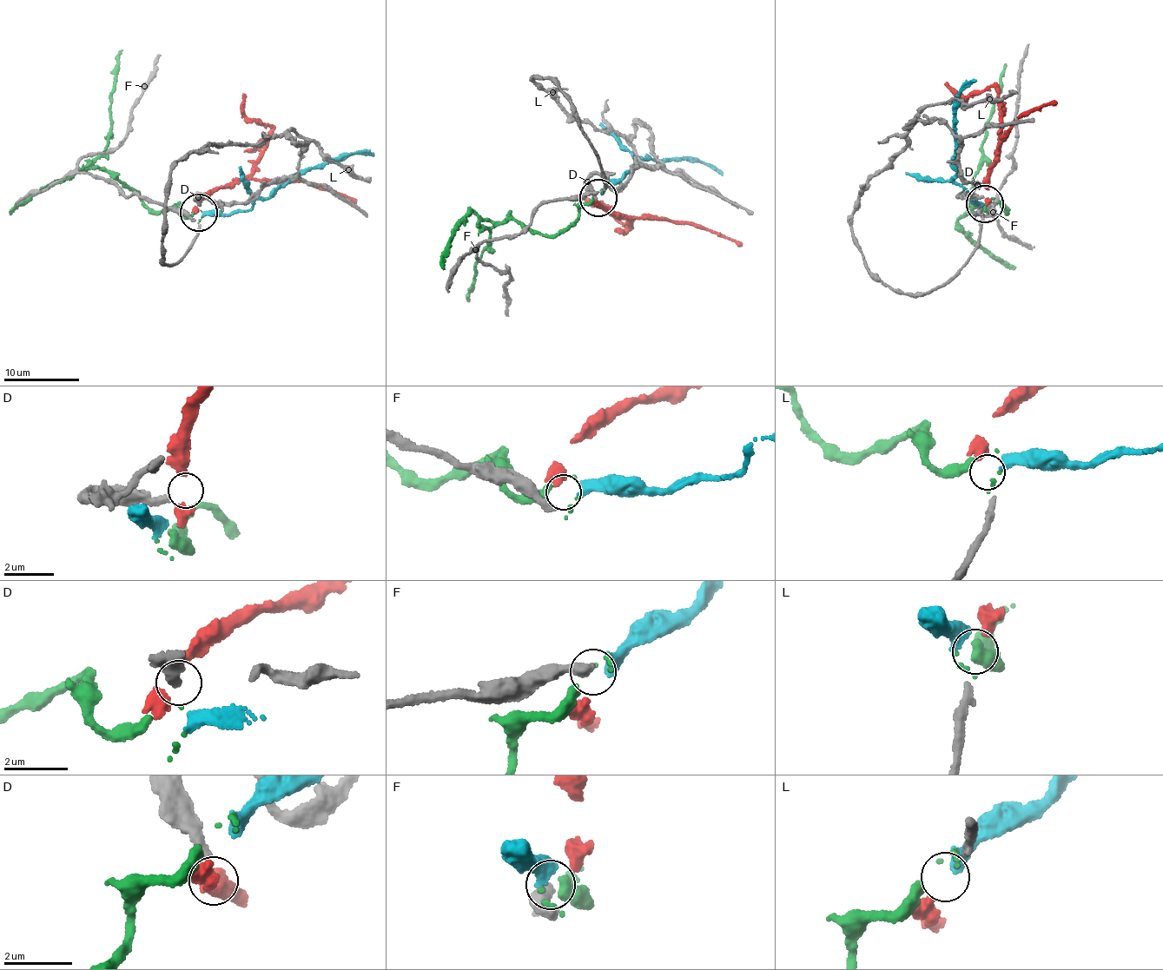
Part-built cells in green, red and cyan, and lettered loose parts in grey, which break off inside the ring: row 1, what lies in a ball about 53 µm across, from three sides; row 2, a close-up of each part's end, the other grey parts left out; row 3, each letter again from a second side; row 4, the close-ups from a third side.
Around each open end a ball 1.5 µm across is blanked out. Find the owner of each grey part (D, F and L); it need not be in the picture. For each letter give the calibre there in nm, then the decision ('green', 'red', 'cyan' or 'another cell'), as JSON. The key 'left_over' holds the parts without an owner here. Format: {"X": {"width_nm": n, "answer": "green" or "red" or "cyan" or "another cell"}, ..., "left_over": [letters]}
{"D": {"width_nm": 300, "answer": "another cell"}, "F": {"width_nm": 280, "answer": "cyan"}, "L": {"width_nm": 130, "answer": "another cell"}, "left_over": ["D", "L"]}

